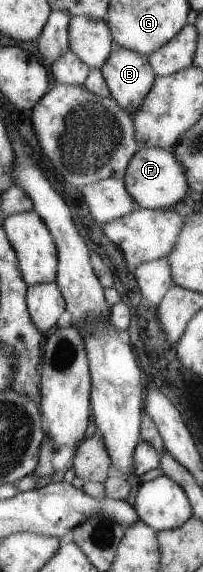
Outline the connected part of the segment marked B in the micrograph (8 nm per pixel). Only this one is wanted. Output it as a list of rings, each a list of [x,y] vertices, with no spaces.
[[[114,48],[99,67],[111,98],[129,115],[142,103],[155,75],[147,56],[124,48]]]

